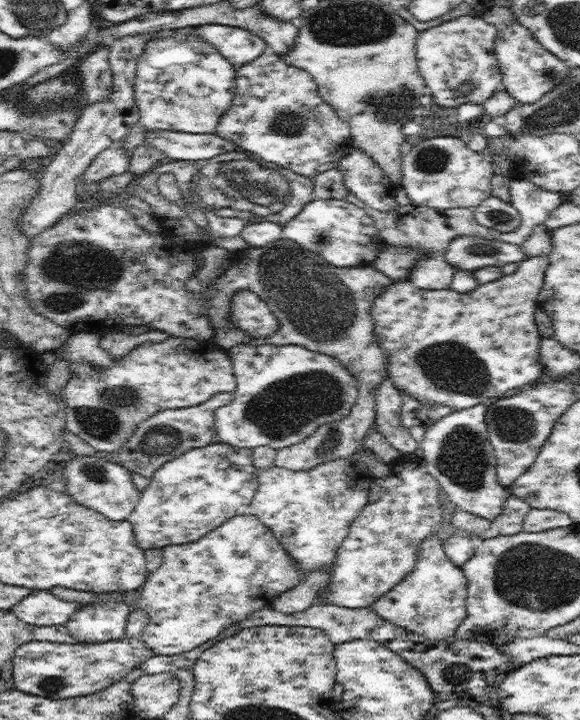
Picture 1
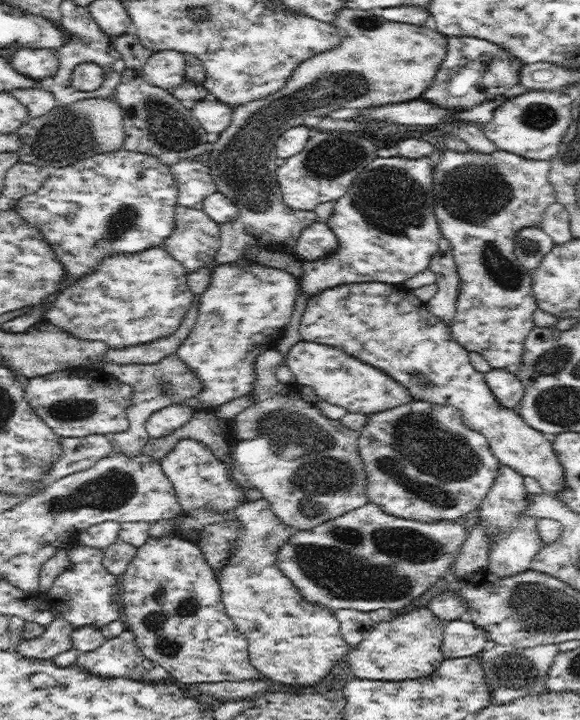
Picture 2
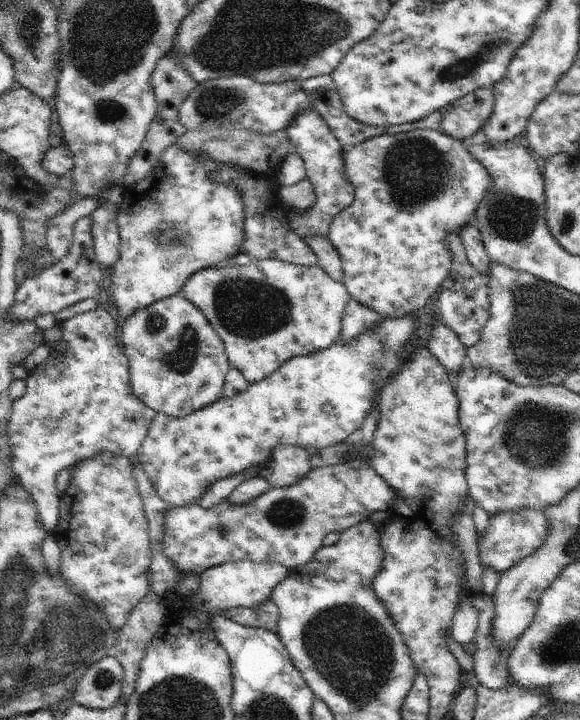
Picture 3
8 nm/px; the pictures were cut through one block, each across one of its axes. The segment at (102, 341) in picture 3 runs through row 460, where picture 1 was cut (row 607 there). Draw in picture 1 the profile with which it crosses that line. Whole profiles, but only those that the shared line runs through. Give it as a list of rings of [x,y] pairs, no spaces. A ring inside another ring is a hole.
[[[32,589],[30,594],[28,594],[28,596],[20,599],[20,602],[17,602],[14,606],[14,608],[11,609],[11,611],[13,613],[15,613],[15,615],[22,621],[34,626],[56,626],[56,625],[65,625],[66,621],[68,620],[68,618],[70,618],[72,616],[72,614],[74,614],[76,612],[76,610],[80,610],[84,605],[91,605],[90,604],[82,604],[82,603],[76,603],[76,601],[64,601],[64,599],[59,599],[58,597],[54,596],[54,594],[52,594],[50,591],[37,591],[36,589]]]

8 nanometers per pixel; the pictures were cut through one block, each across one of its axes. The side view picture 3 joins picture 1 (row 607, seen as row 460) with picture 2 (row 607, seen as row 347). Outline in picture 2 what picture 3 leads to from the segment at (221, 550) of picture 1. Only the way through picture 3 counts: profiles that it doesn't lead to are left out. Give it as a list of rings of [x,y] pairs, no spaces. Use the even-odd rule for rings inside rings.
[[[376,503],[364,504],[361,508],[356,508],[344,514],[343,516],[334,518],[333,520],[328,520],[314,529],[310,530],[292,530],[290,540],[278,550],[278,558],[276,558],[276,563],[278,567],[284,571],[287,578],[298,588],[298,591],[304,596],[304,599],[312,601],[314,603],[322,603],[336,612],[338,609],[356,609],[362,612],[372,612],[372,610],[378,610],[379,608],[387,608],[390,610],[404,608],[406,605],[410,604],[414,599],[425,594],[434,584],[436,584],[440,579],[446,577],[452,562],[456,561],[458,554],[460,554],[460,548],[464,546],[466,538],[468,538],[469,529],[464,524],[460,522],[447,522],[446,520],[441,520],[441,522],[420,522],[416,519],[408,520],[406,518],[399,518],[398,516],[393,516],[392,514],[387,514],[382,508],[380,508]]]

